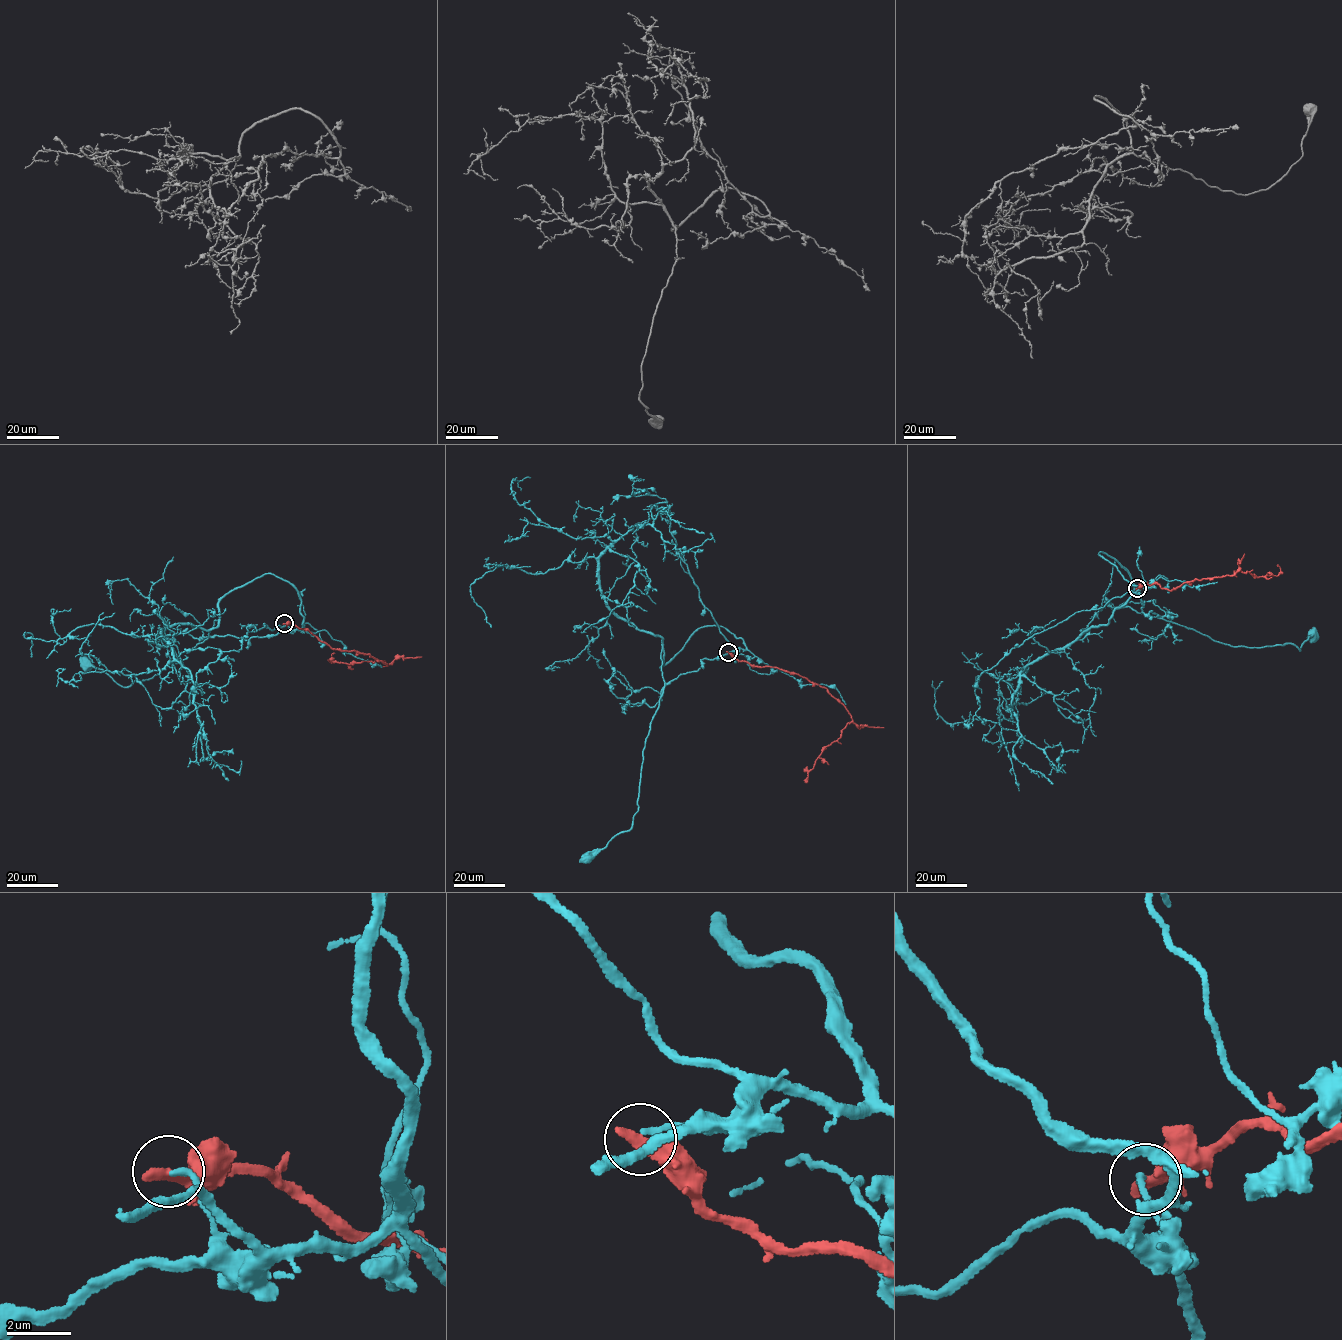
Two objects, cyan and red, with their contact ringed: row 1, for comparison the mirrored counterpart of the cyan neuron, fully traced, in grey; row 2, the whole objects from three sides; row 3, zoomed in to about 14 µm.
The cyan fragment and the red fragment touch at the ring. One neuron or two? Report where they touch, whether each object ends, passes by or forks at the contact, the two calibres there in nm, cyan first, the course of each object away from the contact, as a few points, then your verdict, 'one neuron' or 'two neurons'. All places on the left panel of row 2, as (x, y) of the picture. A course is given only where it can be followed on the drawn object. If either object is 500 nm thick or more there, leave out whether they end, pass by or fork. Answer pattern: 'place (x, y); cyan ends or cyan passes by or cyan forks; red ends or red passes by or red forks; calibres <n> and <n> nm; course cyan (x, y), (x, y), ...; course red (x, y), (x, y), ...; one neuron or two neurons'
place (284, 623); cyan ends; red ends; calibres 190 and 440 nm; course cyan (285, 623), (287, 630), (248, 642), (211, 636), (158, 674), (128, 686), (87, 665); course red (285, 623), (309, 630), (331, 648), (368, 654), (387, 664), (382, 660), (331, 663), (335, 653); two neurons

